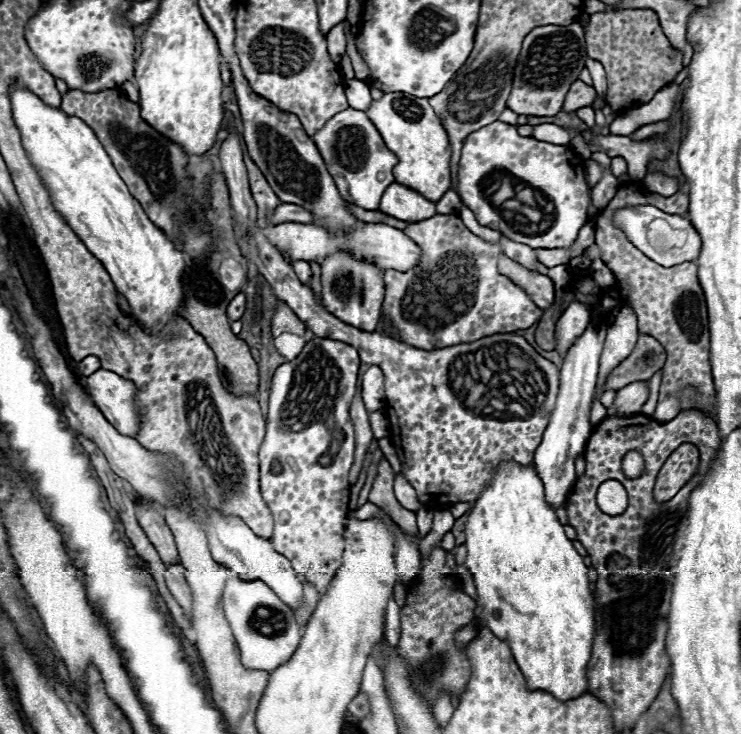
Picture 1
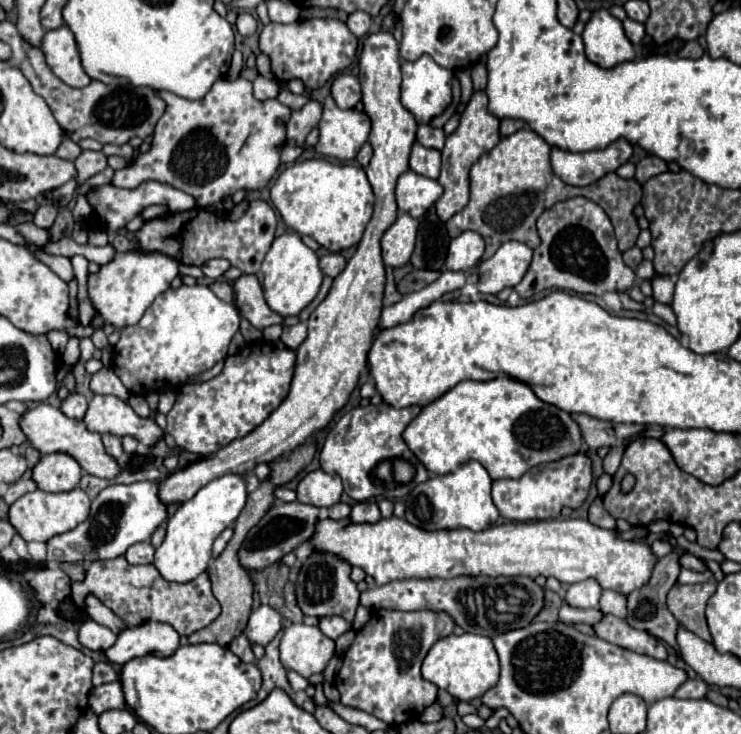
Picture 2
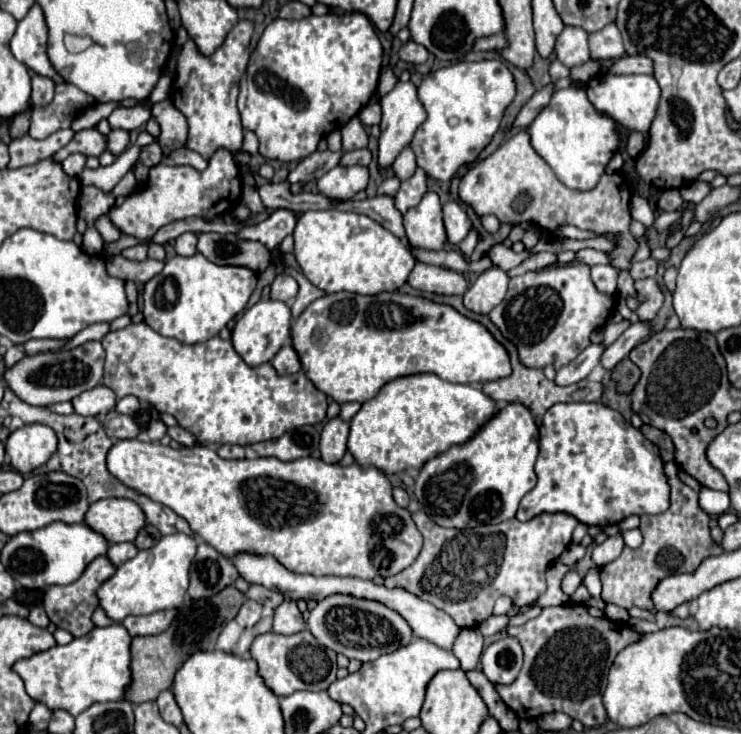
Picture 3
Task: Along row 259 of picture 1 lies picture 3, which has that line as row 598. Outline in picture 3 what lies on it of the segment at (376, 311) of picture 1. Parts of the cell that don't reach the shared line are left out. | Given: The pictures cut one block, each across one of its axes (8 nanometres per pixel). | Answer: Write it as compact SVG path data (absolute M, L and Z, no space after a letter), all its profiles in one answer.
M344 594L320 600L316 608L310 612L308 630L322 646L348 658L356 658L360 662L372 662L382 654L390 654L412 642L412 628L398 612L390 610L380 602L358 600L354 596Z

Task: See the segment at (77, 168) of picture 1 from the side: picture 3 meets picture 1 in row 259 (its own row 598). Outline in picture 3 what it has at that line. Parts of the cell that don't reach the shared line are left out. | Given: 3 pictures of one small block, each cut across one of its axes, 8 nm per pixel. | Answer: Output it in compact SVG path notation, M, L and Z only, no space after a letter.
M184 534L162 536L158 544L148 550L140 550L132 560L118 566L116 574L108 578L96 592L98 606L114 622L122 622L126 616L144 616L168 608L178 608L188 588L188 568L196 554L196 540Z

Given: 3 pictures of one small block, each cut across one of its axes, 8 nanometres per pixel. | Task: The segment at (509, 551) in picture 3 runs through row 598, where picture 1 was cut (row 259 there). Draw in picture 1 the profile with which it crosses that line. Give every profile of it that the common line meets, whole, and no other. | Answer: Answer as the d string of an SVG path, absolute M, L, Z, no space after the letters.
M436 214L404 228L422 250L422 262L408 272L386 270L386 298L382 314L392 322L396 334L388 334L420 350L438 350L466 344L492 334L526 330L540 320L538 308L528 294L496 270L496 256L504 252L510 260L534 270L536 254L526 244L502 238L500 244L488 244L474 236L456 214Z

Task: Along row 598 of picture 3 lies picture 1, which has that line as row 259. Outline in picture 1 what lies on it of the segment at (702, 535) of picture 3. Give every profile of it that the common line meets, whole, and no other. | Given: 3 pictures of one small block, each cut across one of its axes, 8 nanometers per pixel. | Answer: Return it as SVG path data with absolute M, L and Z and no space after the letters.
M624 184L616 192L616 196L610 200L610 204L600 212L596 220L596 244L602 250L602 260L606 266L614 272L616 280L624 284L622 300L624 304L632 306L638 316L638 330L644 334L654 336L666 350L668 358L662 368L662 386L660 386L660 398L654 412L654 420L668 422L680 412L680 394L686 388L692 388L696 398L694 404L702 410L710 410L714 404L714 384L712 384L712 372L708 362L710 342L708 342L708 316L706 316L706 300L696 276L696 264L684 262L676 266L660 266L652 262L648 256L642 256L624 236L622 230L618 230L612 224L612 212L616 208L626 206L640 206L640 204L652 204L668 214L684 214L688 212L688 196L682 192L676 192L674 196L660 196L660 194L648 194L644 196L636 184Z

